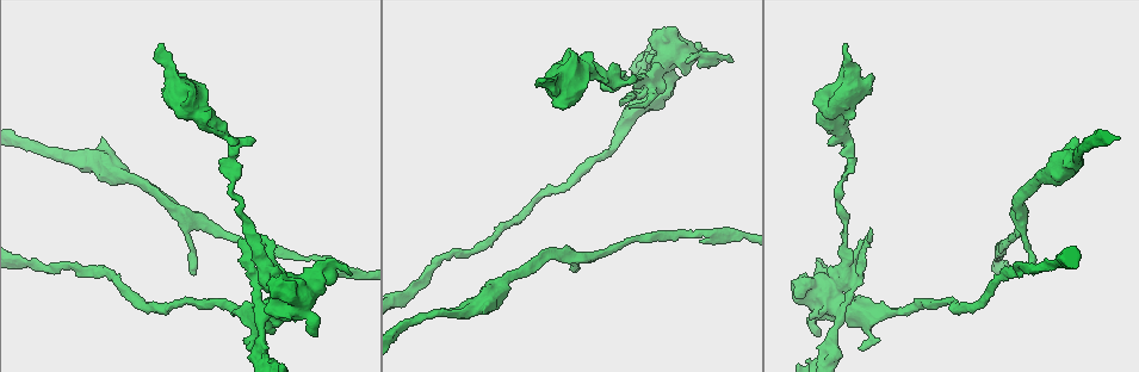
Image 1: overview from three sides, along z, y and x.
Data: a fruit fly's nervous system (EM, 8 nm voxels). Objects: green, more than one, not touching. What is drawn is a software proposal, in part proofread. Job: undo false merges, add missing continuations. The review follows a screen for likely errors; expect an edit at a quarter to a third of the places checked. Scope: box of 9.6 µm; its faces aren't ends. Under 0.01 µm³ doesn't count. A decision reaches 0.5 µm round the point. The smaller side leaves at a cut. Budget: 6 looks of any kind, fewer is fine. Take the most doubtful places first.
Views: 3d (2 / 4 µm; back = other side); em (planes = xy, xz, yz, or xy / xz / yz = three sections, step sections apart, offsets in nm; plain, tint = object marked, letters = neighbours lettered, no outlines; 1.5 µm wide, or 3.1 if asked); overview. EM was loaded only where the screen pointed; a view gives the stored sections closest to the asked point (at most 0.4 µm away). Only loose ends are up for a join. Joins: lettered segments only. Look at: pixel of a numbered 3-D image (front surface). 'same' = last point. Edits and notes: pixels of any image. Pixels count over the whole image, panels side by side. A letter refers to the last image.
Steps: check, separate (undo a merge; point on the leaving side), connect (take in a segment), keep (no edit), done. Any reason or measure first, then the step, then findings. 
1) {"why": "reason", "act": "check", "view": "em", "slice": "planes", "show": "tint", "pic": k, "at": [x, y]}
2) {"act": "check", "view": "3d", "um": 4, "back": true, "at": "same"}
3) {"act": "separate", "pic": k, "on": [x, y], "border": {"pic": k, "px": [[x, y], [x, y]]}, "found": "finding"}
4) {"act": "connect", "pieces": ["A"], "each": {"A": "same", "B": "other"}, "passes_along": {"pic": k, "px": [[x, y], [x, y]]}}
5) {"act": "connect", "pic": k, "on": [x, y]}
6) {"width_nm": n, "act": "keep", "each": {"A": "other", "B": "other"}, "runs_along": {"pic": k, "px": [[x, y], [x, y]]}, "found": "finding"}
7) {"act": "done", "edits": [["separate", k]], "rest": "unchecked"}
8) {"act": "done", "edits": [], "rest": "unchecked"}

{"why": "branch stops here", "act": "check", "view": "3d", "um": 4, "pic": 1, "at": [102, 136]}

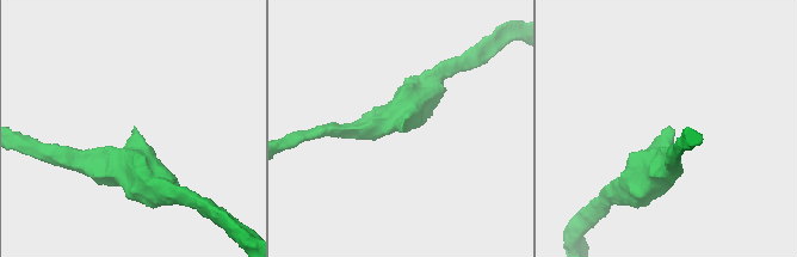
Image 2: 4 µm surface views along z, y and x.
{"act": "check", "view": "em", "slice": "xy", "step": 8, "show": "tint", "pic": 2, "at": [667, 127]}

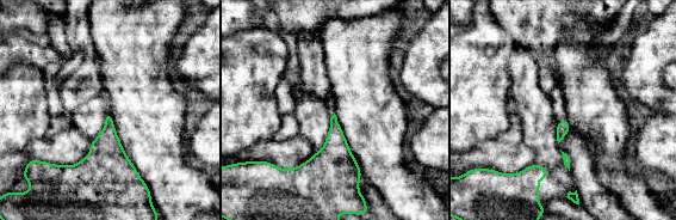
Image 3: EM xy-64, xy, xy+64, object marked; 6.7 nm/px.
{"act": "check", "view": "em", "slice": "xy", "step": 8, "show": "letters", "at": "same"}

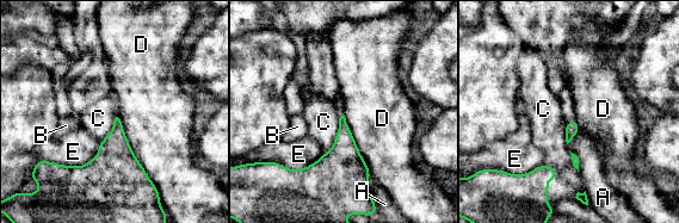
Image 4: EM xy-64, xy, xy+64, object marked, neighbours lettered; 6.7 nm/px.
{"longest_contact_nm": ["D", 550], "act": "keep", "each": {"A": "other", "B": "other", "C": "other", "D": "other", "E": "other"}, "found": "no lettered segment goes on from it"}

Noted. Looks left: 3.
{"why": "a narrow waist", "act": "check", "view": "3d", "um": 2, "pic": 1, "at": [837, 206]}

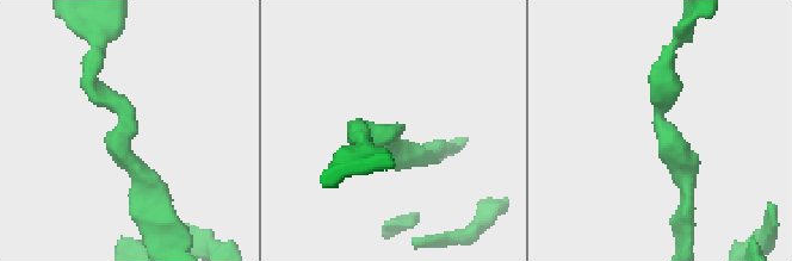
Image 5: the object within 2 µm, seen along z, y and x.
{"why": "now the EM", "act": "check", "view": "em", "slice": "planes", "show": "tint", "pic": 5, "at": [388, 133]}

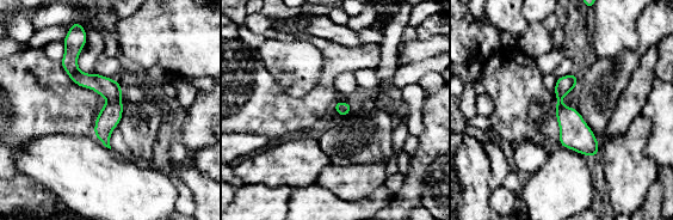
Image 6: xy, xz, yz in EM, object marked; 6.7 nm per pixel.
{"why": "what lies round it", "act": "check", "view": "em", "slice": "planes", "show": "letters", "at": "same"}

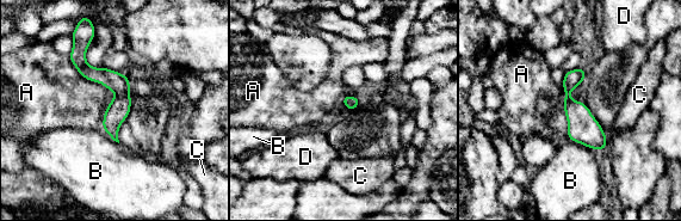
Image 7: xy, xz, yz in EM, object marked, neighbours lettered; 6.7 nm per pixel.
{"width_nm": 100, "longest_contact_nm": ["A", 360], "act": "keep", "each": {"A": "other", "B": "other", "C": "other", "D": "other"}, "found": "one neuron here"}

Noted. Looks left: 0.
{"act": "done", "edits": [], "rest": "unchecked"}

